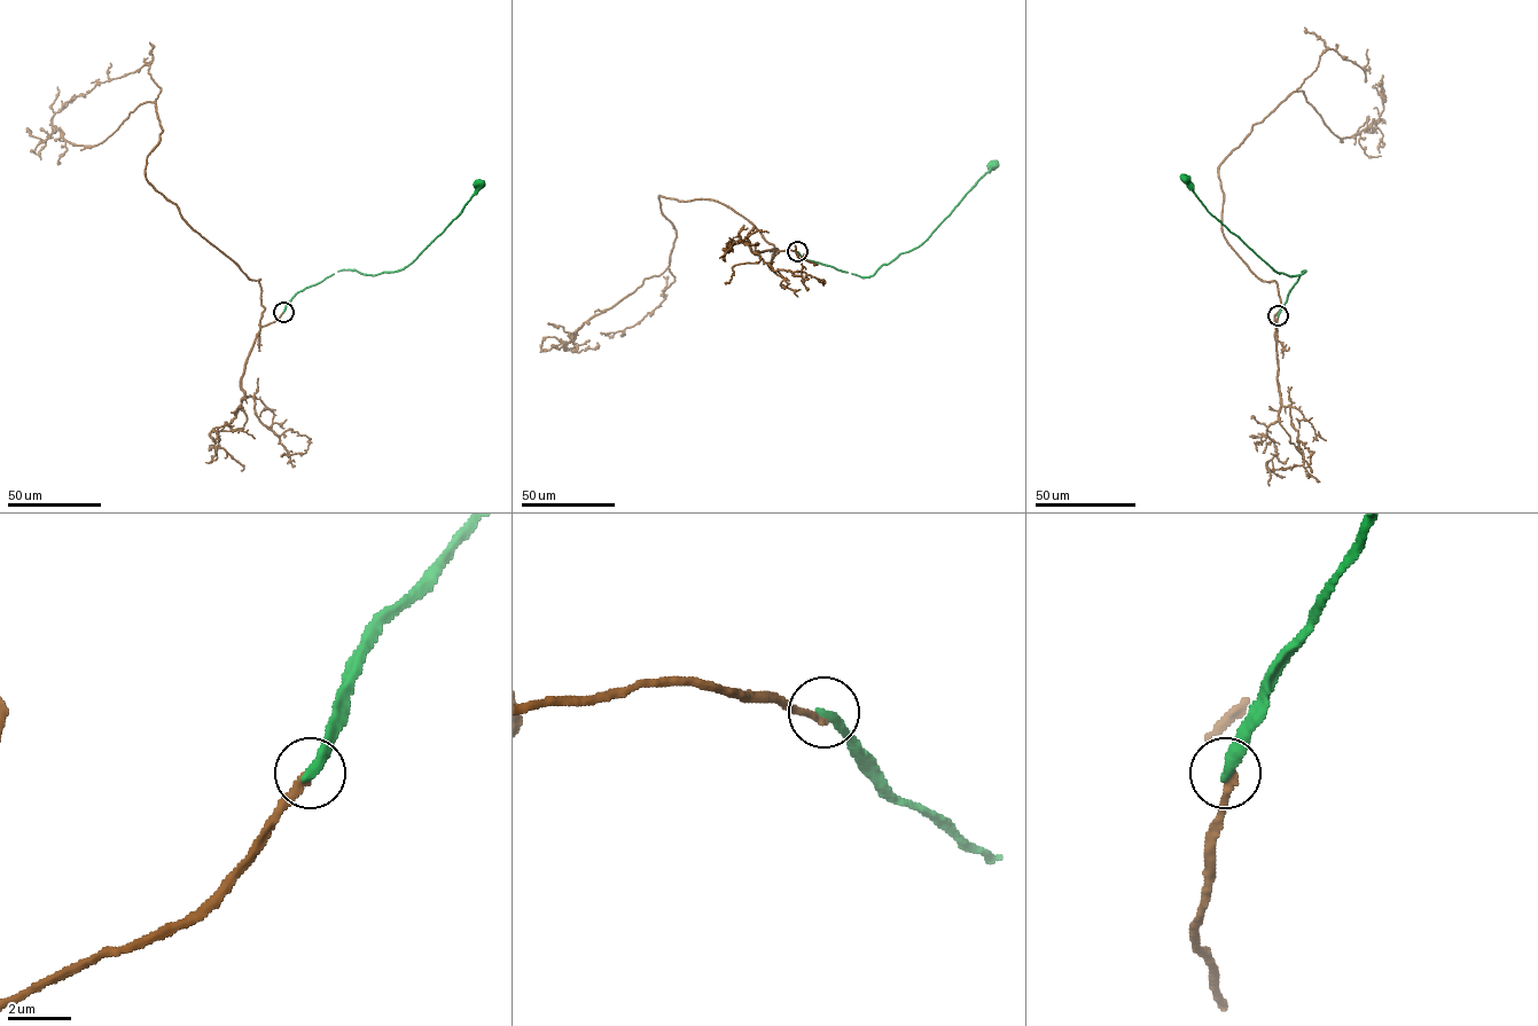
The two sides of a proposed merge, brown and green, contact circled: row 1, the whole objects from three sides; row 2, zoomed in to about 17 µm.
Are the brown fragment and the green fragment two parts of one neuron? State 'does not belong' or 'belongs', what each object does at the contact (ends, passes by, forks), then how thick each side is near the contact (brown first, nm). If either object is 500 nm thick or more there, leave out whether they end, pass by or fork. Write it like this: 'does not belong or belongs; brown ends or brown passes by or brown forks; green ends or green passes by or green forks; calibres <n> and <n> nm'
does not belong; brown ends; green ends; calibres 240 and 360 nm

